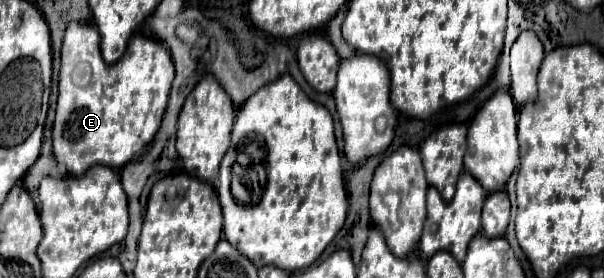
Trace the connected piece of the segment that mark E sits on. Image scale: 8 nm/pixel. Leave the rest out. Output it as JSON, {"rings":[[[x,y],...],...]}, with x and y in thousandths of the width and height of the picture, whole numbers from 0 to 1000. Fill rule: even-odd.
{"rings":[[[114,79],[101,165],[98,360],[88,439],[88,554],[94,583],[111,604],[111,626],[137,633],[154,590],[204,604],[207,590],[224,576],[263,468],[286,281],[290,230],[283,216],[283,187],[263,144],[243,137],[237,122],[220,122],[204,209],[190,230],[177,230],[167,209],[167,129],[157,86]]]}

